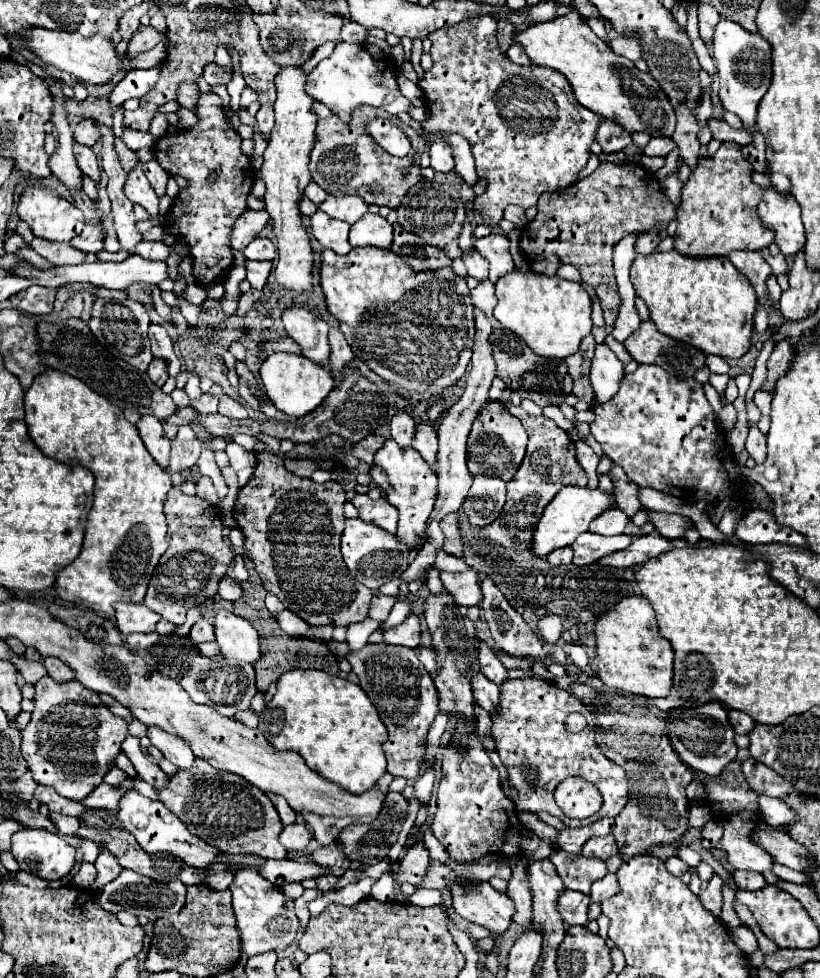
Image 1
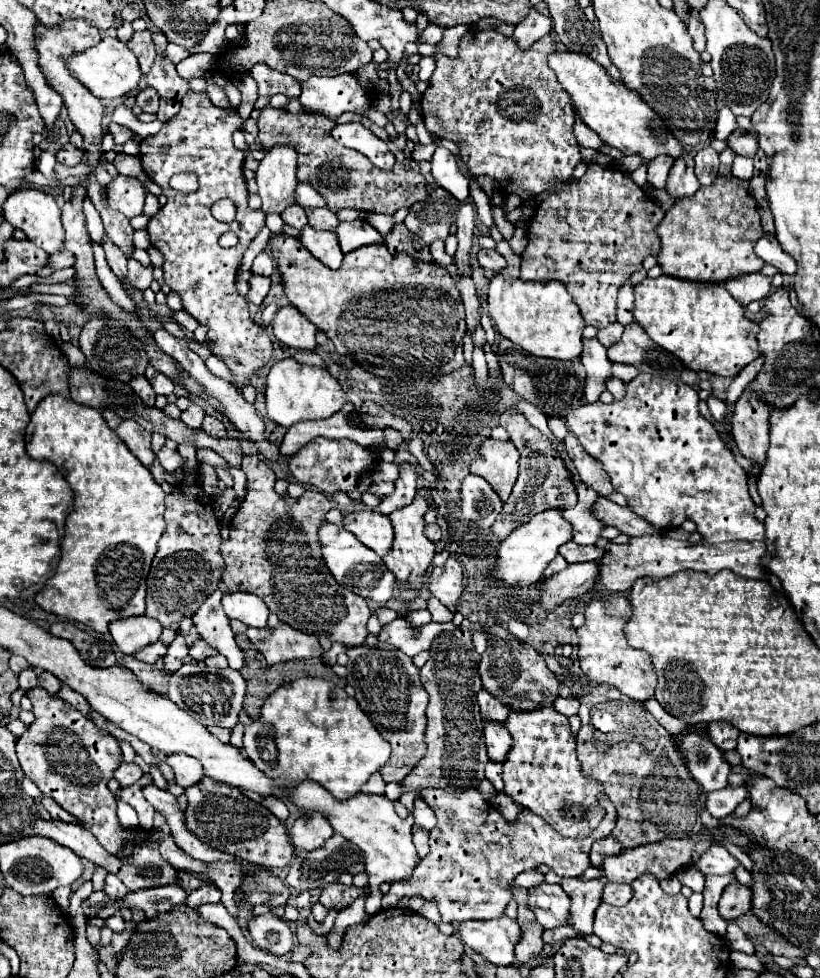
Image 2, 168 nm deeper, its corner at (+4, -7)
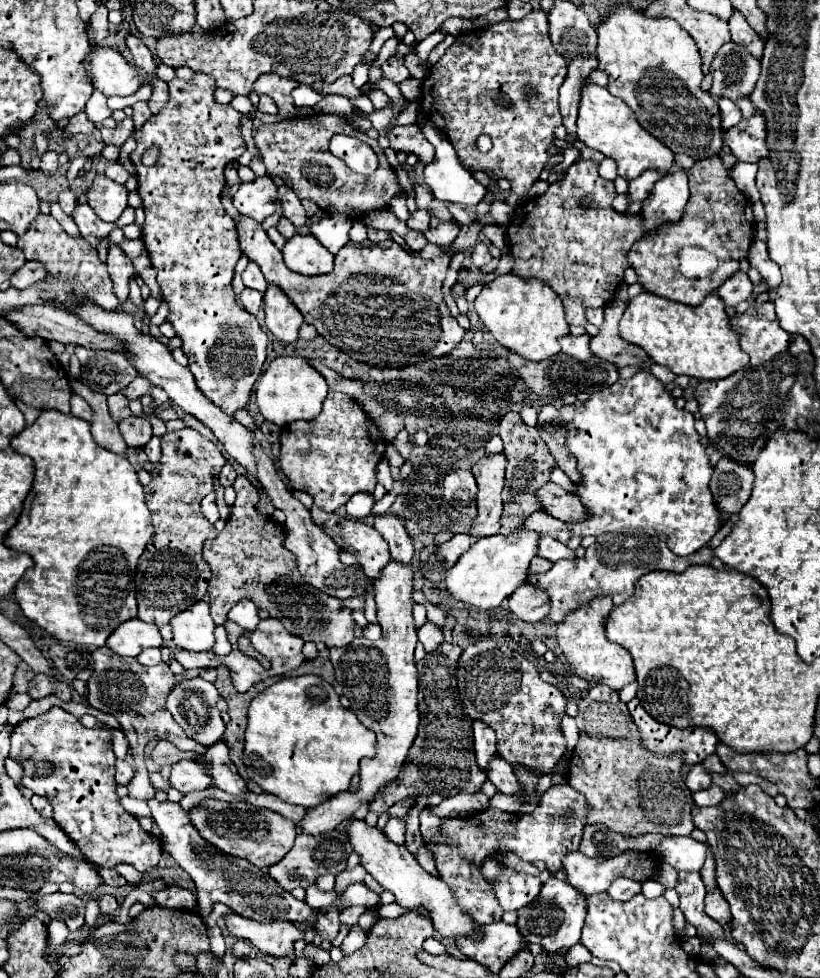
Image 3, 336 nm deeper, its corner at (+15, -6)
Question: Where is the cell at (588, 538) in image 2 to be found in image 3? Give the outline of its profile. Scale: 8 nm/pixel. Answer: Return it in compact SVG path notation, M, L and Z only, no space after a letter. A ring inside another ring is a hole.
M534 512L534 514L530 514L530 516L524 520L522 526L528 528L528 530L534 530L534 532L538 532L538 534L548 534L548 536L560 540L560 542L568 542L568 538L570 538L570 532L568 532L566 524L564 524L562 520L552 518L552 516L544 516L544 512Z

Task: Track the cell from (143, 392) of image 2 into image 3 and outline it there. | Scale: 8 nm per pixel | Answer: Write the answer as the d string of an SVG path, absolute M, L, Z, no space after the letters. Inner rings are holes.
M122 392L108 396L108 410L110 410L110 416L114 418L114 422L120 422L120 420L132 416L132 412L128 408L128 400L124 400Z

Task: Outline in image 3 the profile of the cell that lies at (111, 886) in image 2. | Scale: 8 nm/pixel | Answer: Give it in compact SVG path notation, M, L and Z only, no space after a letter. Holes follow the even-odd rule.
M102 896L98 902L100 902L100 912L106 916L112 916L118 910L118 900L114 896Z

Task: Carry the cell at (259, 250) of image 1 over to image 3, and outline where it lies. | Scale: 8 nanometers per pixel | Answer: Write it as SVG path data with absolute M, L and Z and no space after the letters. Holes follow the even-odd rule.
M254 262L248 264L248 268L246 268L244 274L242 274L242 280L244 280L244 284L246 284L248 288L254 288L254 290L258 290L258 292L264 292L266 286L268 286L264 274L260 272L258 264L254 264Z

